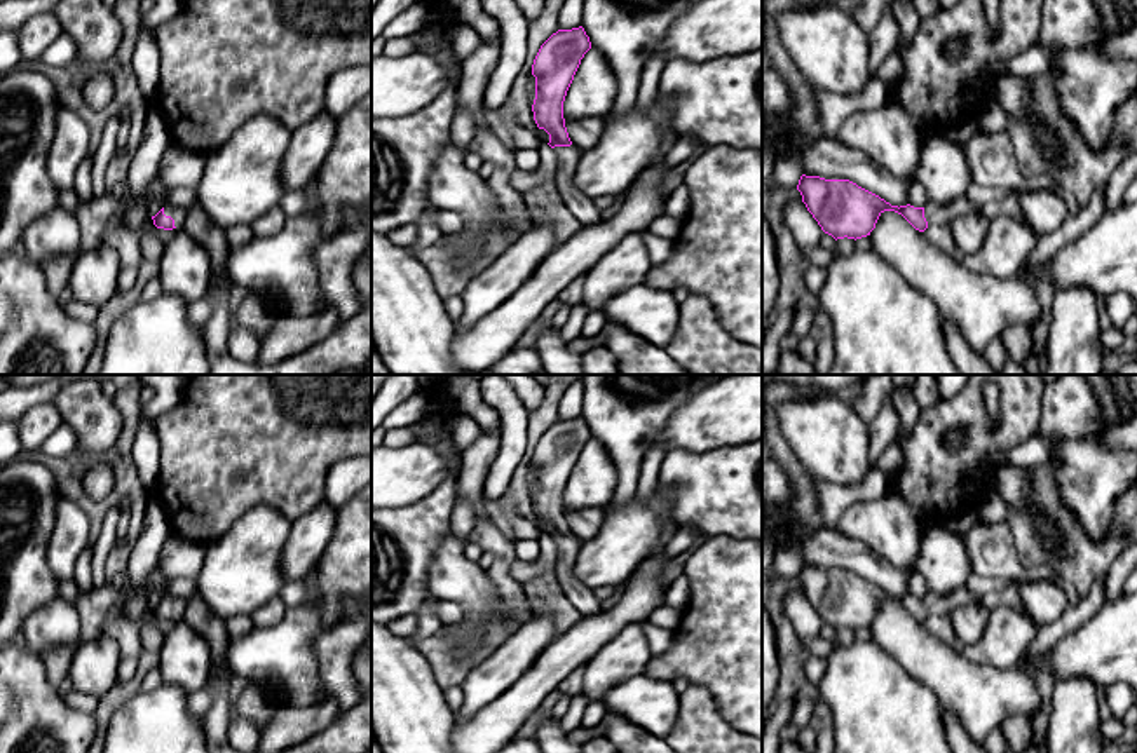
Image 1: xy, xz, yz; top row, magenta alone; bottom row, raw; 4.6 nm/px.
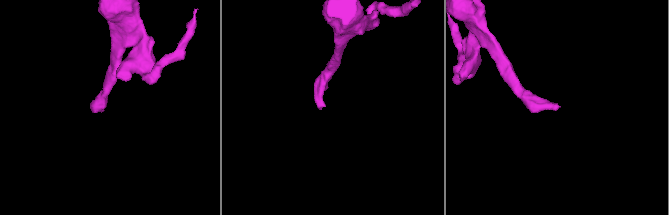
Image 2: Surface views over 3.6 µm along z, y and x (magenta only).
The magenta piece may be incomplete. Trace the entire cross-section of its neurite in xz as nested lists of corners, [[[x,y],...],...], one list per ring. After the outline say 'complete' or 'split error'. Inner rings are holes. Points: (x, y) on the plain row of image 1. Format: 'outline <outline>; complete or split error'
outline [[[582,417],[558,420],[541,436],[532,455],[535,467],[534,511],[549,525],[548,535],[558,549],[553,579],[582,617],[602,612],[602,601],[572,573],[581,542],[568,528],[563,492],[581,450],[589,439],[591,432]]]; split error

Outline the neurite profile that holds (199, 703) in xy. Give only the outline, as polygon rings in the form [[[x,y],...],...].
[[[227,671],[221,675],[216,675],[201,690],[188,695],[188,711],[194,716],[202,718],[208,713],[208,709],[211,708],[214,701],[214,690],[223,680],[230,683],[232,675]]]

